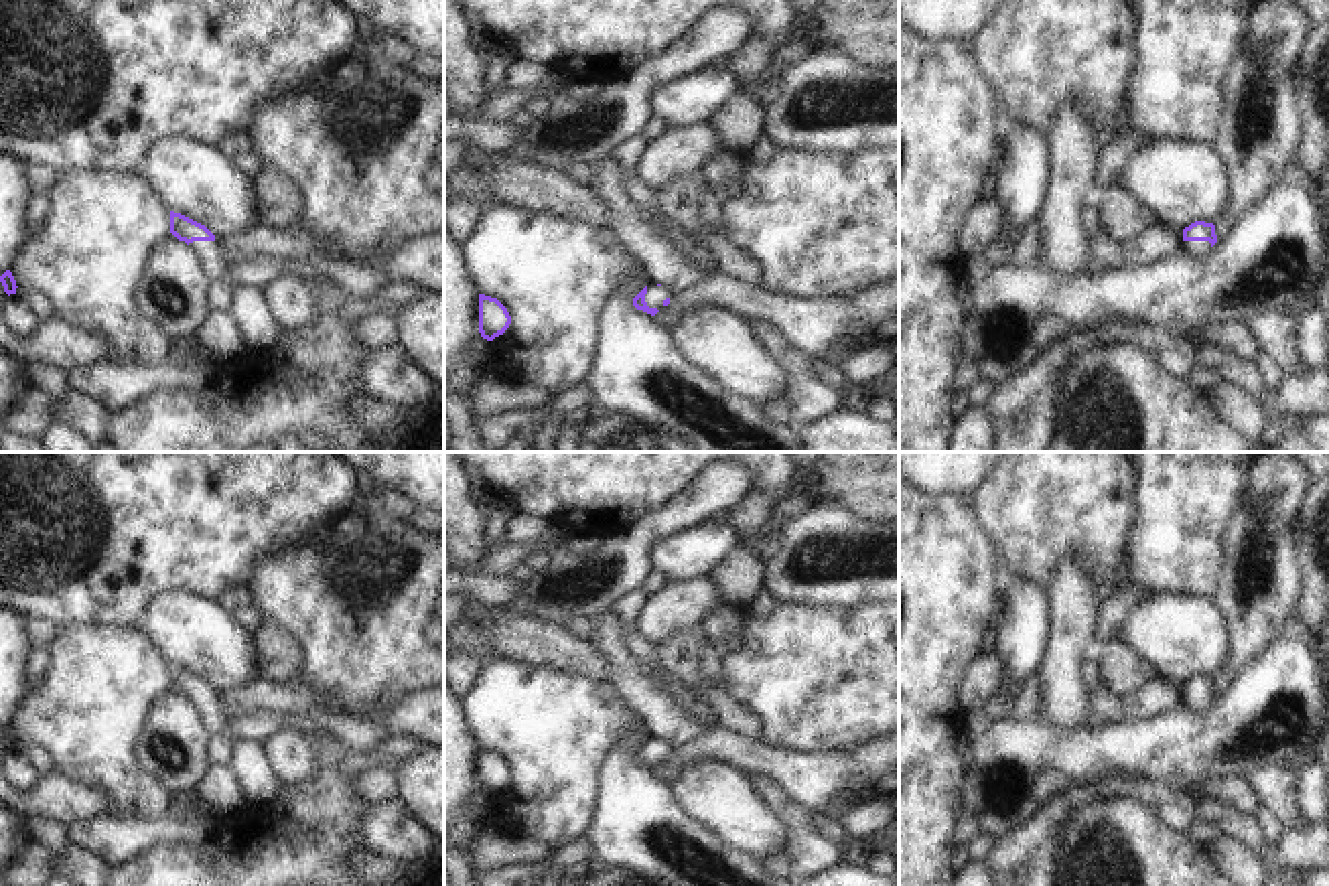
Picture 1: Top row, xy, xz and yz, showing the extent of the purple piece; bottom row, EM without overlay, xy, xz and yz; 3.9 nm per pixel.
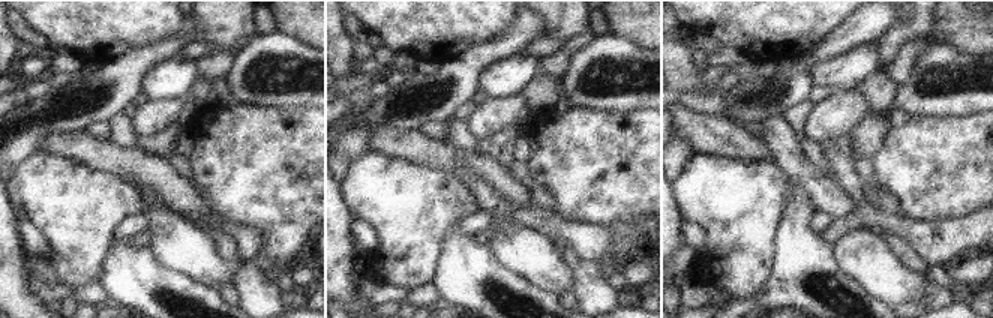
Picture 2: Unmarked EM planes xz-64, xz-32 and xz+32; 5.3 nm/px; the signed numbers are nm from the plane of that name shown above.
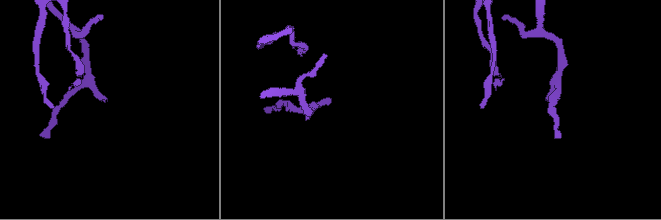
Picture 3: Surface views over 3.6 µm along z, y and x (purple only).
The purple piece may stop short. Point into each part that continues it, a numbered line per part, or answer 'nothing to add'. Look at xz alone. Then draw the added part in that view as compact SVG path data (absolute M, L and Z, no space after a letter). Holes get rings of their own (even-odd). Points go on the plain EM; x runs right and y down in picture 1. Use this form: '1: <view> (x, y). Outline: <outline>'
1: xz (656, 749). Outline: M647 736L647 748L645 748L645 756L649 762L657 762L657 764L663 764L663 754L666 752L672 752L674 746L663 742L663 740L657 740L653 736Z

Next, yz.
1: yz (1196, 702). Outline: M1183 695L1183 704L1193 712L1203 712L1211 704L1209 695Z

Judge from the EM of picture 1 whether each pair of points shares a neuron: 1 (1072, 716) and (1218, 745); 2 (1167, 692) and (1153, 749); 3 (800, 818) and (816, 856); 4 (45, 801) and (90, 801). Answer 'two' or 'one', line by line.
1: two
2: two
3: one
4: one

